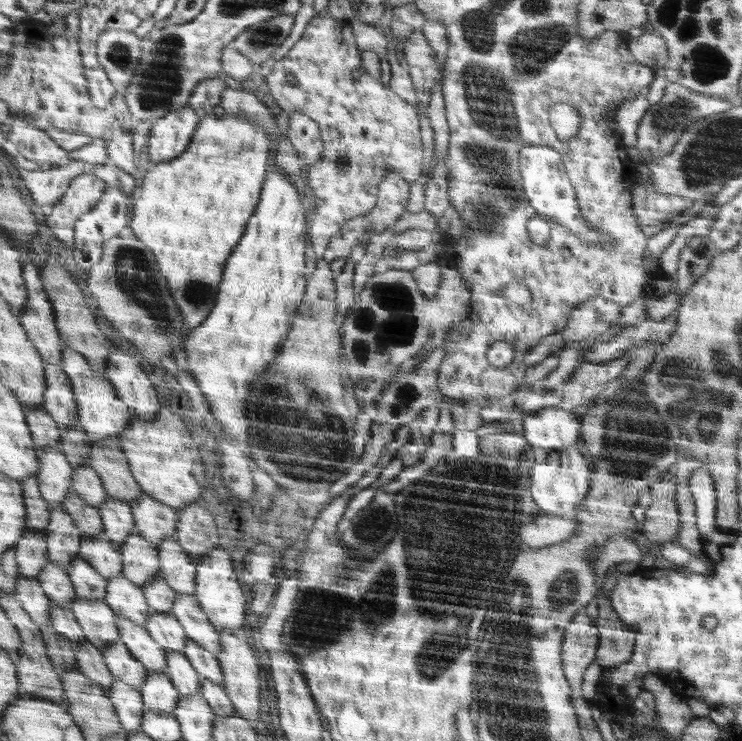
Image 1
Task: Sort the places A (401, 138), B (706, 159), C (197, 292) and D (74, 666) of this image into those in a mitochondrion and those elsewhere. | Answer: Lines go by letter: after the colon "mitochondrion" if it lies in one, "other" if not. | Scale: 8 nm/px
A: other
B: mitochondrion
C: mitochondrion
D: other

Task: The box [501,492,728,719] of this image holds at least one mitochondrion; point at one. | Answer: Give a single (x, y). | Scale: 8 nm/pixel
(566, 586)

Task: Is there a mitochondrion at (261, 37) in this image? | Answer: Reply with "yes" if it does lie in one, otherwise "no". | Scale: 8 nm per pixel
yes

